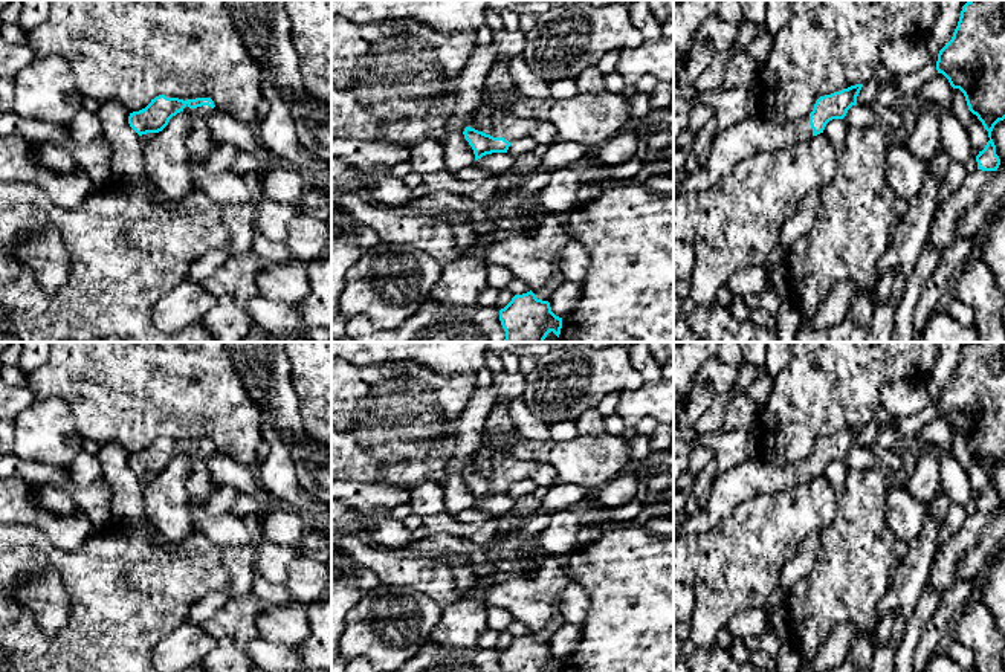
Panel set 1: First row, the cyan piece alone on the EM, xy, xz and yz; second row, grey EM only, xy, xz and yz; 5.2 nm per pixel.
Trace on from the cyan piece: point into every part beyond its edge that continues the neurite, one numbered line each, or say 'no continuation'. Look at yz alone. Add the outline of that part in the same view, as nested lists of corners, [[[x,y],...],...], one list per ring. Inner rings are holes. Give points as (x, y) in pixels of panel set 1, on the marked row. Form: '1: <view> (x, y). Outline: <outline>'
1: yz (753, 136). Outline: [[[762,115],[733,124],[716,134],[703,166],[674,185],[674,195],[707,191],[724,180],[735,166],[751,156],[779,151],[813,137],[809,116],[785,125],[776,125]]]

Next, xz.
1: xz (500, 89). Outline: [[[496,57],[484,81],[483,101],[480,105],[495,107],[490,136],[504,137],[510,144],[522,137],[532,137],[536,144],[547,145],[556,133],[550,122],[516,118],[504,108],[507,104],[524,98],[510,76],[509,66],[510,58]]]

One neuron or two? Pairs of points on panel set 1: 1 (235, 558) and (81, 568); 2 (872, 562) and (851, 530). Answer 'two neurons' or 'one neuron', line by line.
1: one neuron
2: one neuron

